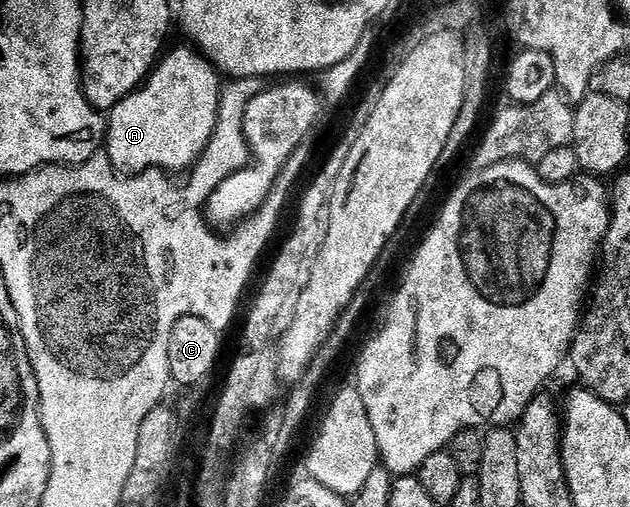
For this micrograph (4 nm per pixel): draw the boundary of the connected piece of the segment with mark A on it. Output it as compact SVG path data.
M168 48L143 84L109 110L105 154L120 174L132 175L147 169L187 171L205 151L219 118L221 77L202 53L186 48Z

